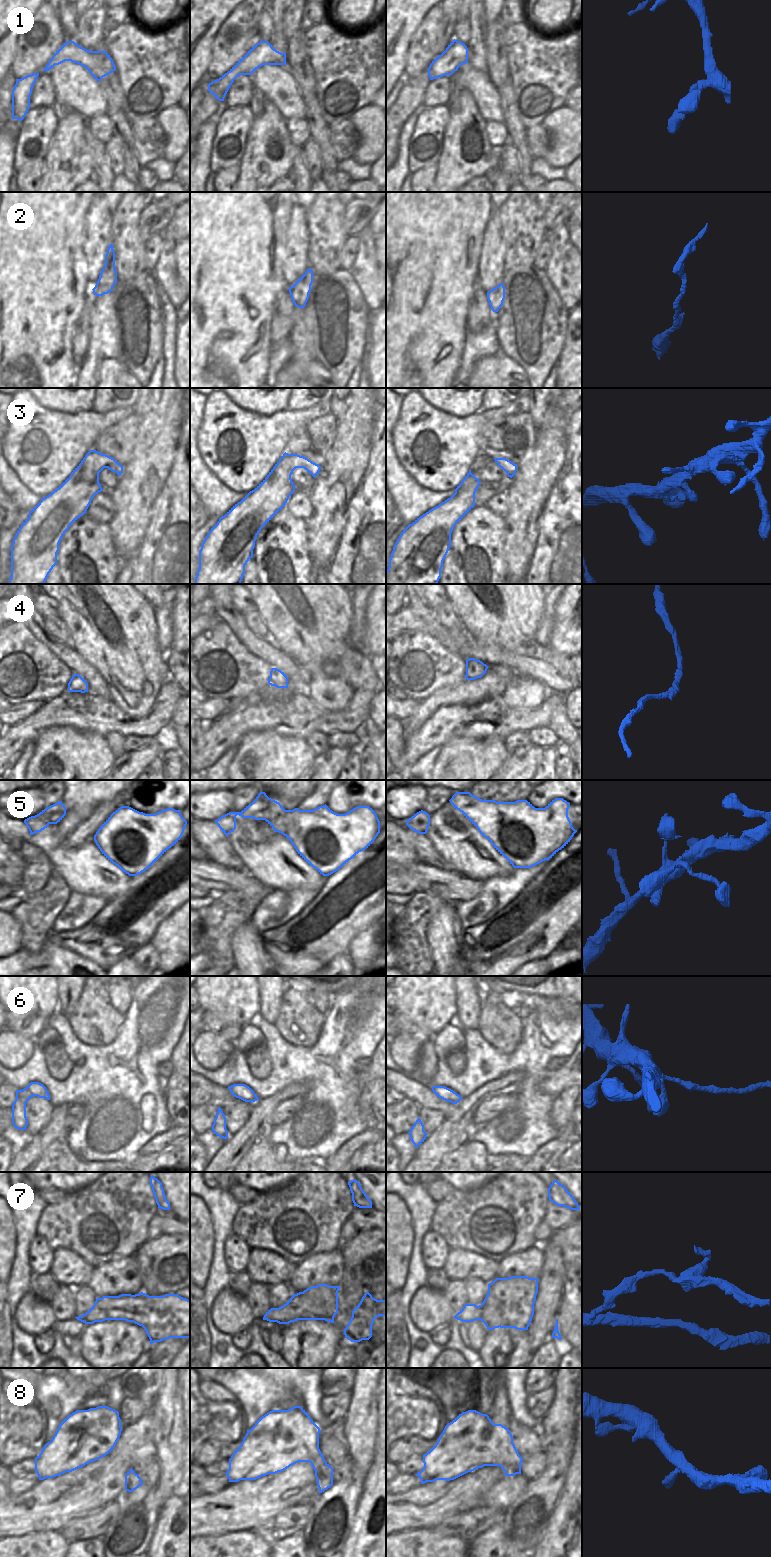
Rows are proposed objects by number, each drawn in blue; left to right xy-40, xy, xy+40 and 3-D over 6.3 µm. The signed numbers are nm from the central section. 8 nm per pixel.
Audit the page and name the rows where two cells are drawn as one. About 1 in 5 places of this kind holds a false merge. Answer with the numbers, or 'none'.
7

